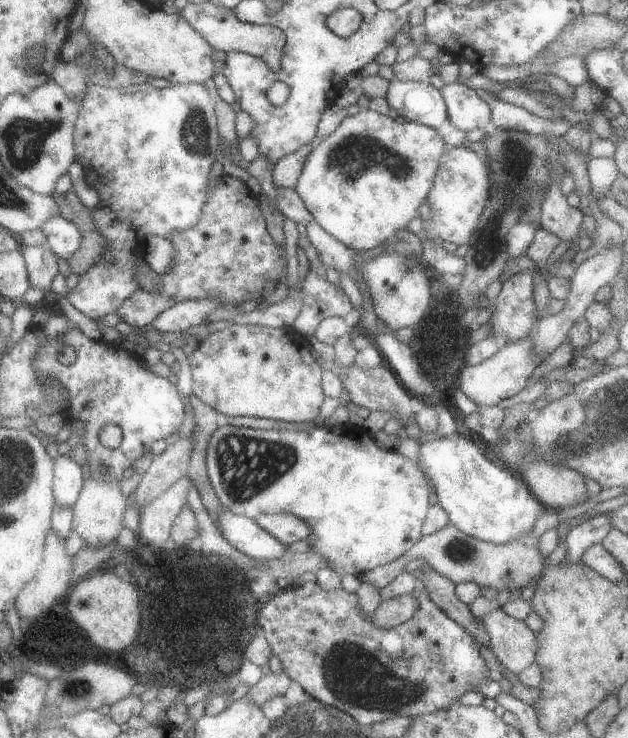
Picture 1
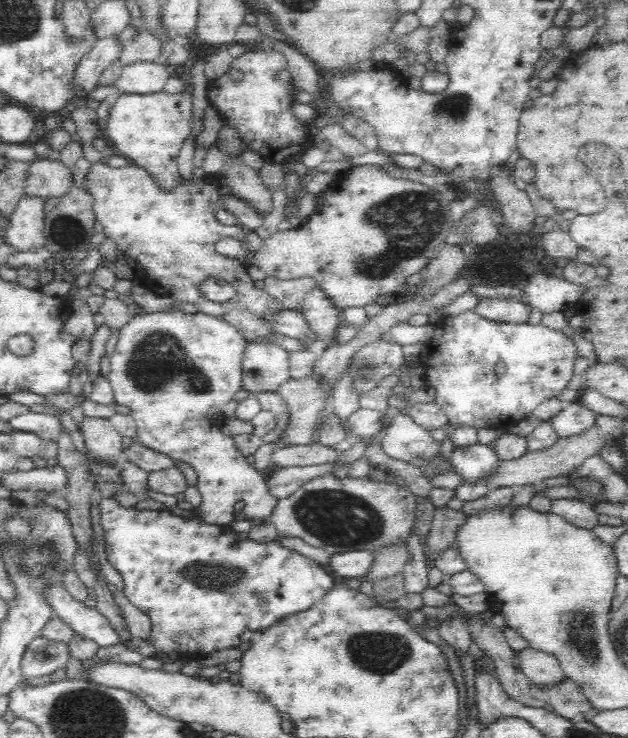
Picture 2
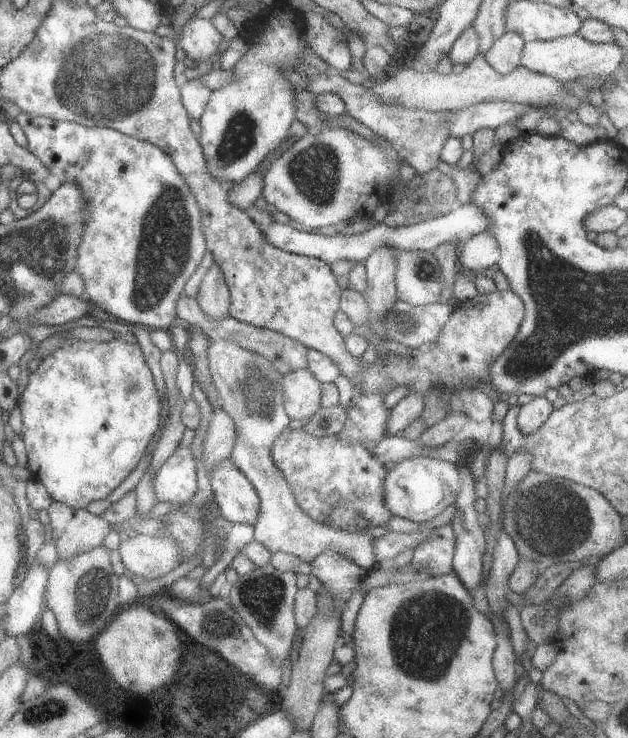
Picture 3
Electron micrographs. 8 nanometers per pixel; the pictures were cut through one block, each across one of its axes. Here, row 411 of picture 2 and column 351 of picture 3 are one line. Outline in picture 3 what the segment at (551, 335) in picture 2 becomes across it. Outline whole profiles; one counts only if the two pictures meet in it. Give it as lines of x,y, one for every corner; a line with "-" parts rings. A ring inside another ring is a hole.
287,427
273,440
269,456
285,478
297,508
317,524
359,533
373,526
383,527
392,516
383,502
383,478
388,470
361,443
345,444
337,435
311,436

